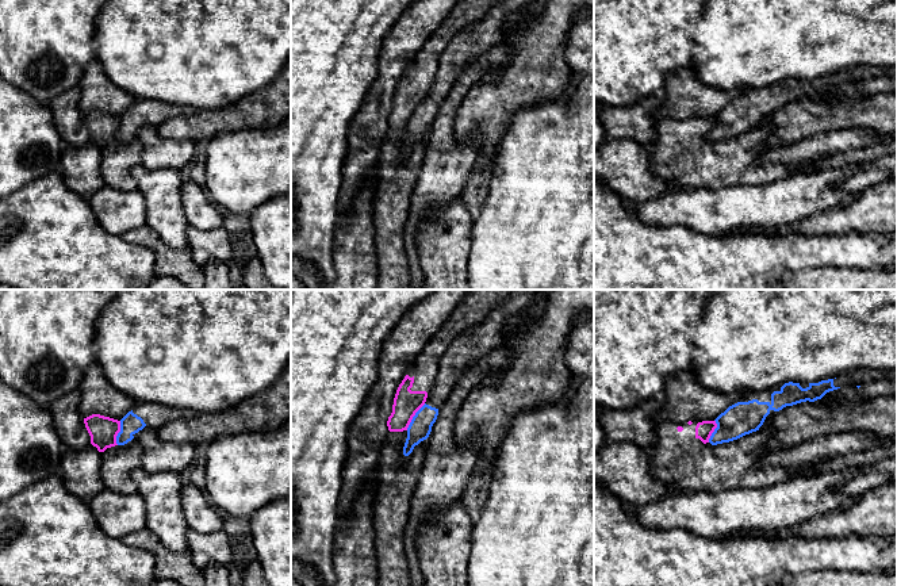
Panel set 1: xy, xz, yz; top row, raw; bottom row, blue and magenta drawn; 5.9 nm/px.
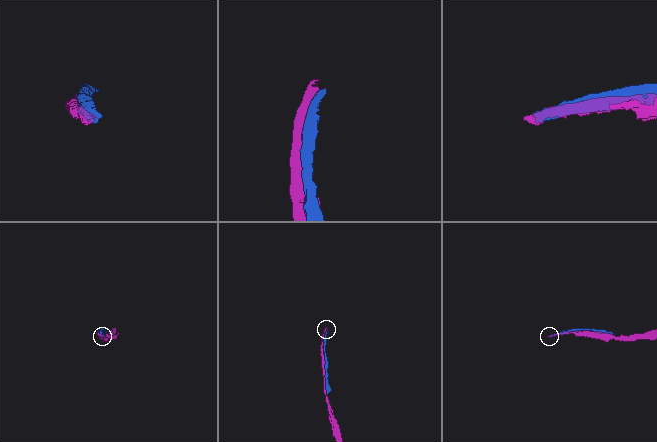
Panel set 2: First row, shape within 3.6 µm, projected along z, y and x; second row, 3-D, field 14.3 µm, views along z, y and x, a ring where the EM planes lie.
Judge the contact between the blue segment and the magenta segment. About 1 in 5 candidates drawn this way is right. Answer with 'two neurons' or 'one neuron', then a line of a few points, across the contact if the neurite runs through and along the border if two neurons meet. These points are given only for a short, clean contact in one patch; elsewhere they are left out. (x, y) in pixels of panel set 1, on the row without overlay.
two neurons

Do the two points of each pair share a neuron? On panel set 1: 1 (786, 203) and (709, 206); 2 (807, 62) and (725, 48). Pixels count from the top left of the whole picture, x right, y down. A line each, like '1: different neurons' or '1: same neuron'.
1: same neuron
2: same neuron

